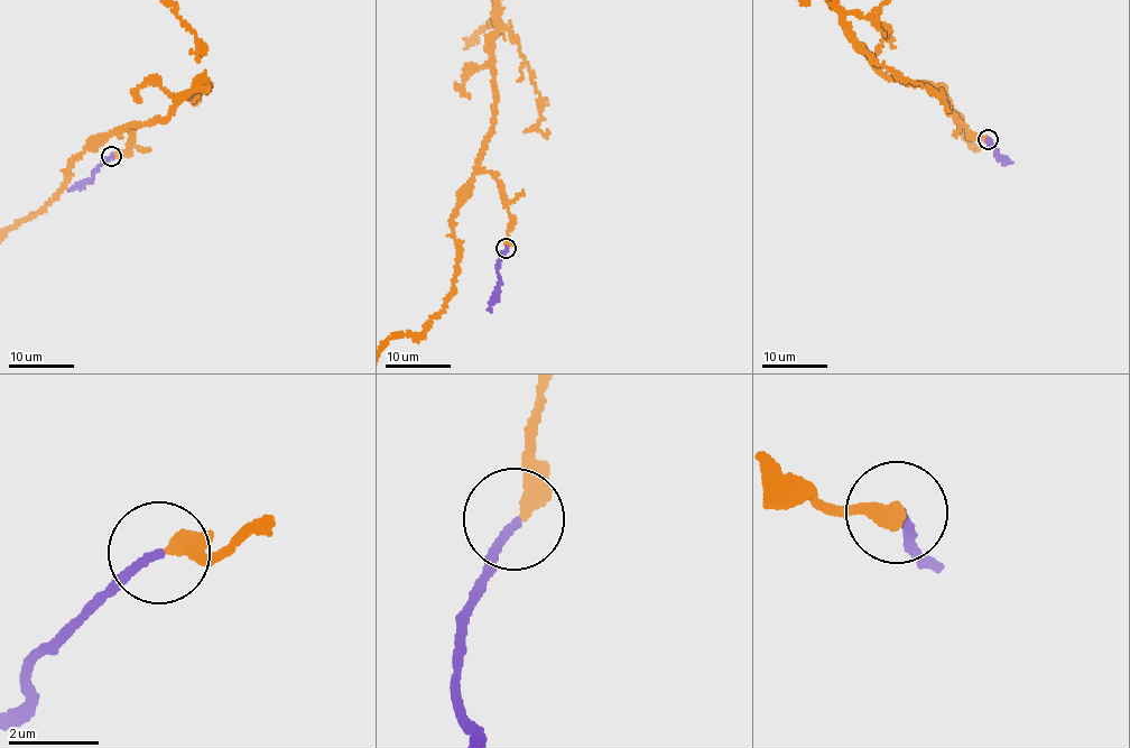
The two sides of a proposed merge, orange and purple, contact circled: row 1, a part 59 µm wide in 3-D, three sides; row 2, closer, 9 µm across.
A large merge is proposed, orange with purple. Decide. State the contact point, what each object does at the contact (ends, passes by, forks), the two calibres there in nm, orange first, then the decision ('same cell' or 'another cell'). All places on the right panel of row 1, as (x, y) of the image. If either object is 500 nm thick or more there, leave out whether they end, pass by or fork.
at (988, 139); orange ends there; purple ends there; 380 nm thick on the orange side, 170 nm on the other; same cell

